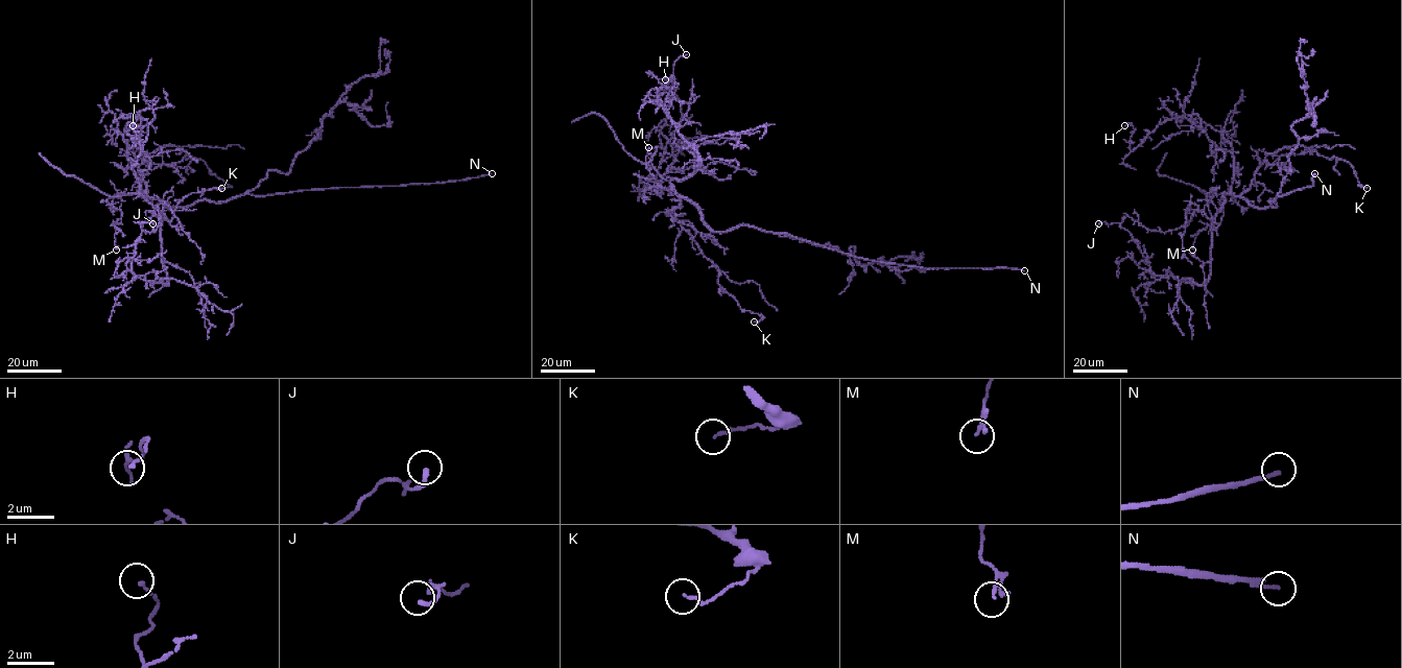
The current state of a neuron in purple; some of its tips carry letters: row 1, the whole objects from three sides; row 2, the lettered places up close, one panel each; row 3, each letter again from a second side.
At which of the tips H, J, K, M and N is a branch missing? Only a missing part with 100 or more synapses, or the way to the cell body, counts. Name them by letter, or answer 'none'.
N

